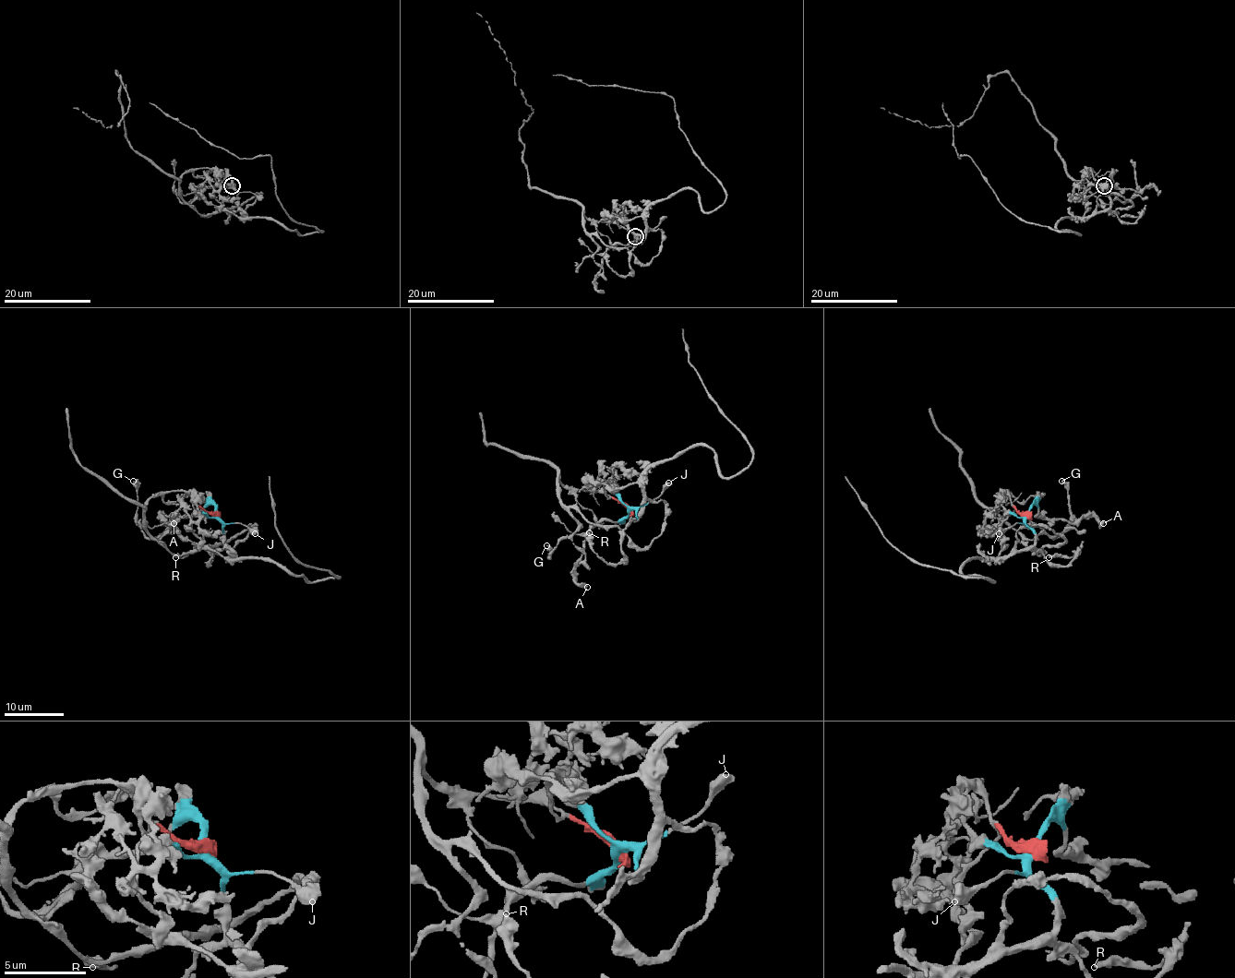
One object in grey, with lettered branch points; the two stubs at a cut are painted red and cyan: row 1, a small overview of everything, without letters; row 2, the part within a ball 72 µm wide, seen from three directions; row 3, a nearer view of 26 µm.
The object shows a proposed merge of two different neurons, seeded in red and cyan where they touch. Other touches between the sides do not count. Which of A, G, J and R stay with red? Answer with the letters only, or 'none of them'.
G

